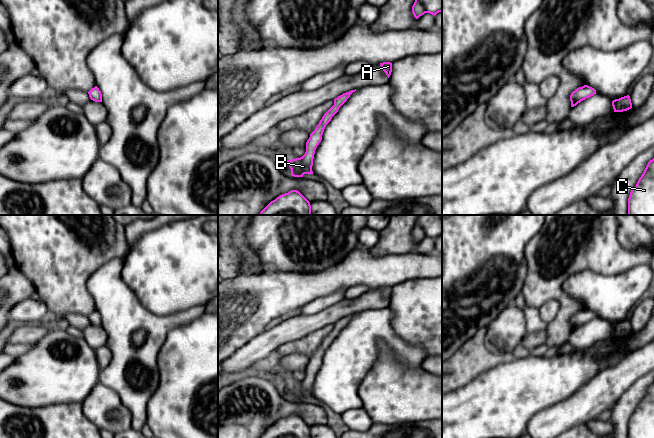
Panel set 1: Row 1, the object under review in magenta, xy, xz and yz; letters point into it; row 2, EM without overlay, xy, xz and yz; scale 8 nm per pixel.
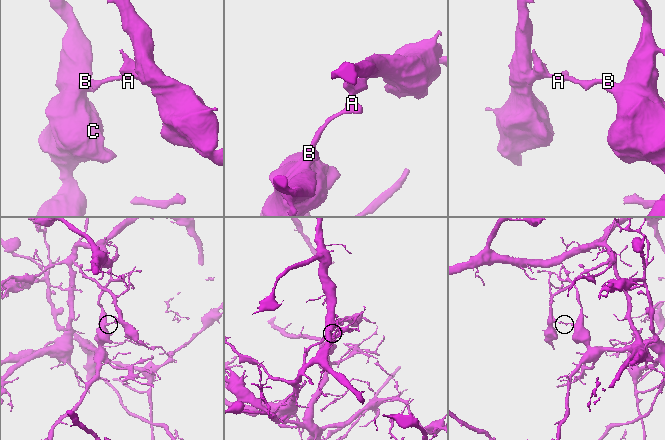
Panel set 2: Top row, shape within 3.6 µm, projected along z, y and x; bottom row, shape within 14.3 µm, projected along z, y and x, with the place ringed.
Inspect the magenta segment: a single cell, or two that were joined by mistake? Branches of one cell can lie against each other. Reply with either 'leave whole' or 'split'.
split

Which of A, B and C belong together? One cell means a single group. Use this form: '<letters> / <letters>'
A / B C

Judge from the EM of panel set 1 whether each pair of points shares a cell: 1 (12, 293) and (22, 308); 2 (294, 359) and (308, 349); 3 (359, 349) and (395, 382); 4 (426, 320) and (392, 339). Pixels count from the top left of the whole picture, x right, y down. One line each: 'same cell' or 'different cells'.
1: different cells
2: different cells
3: different cells
4: different cells

